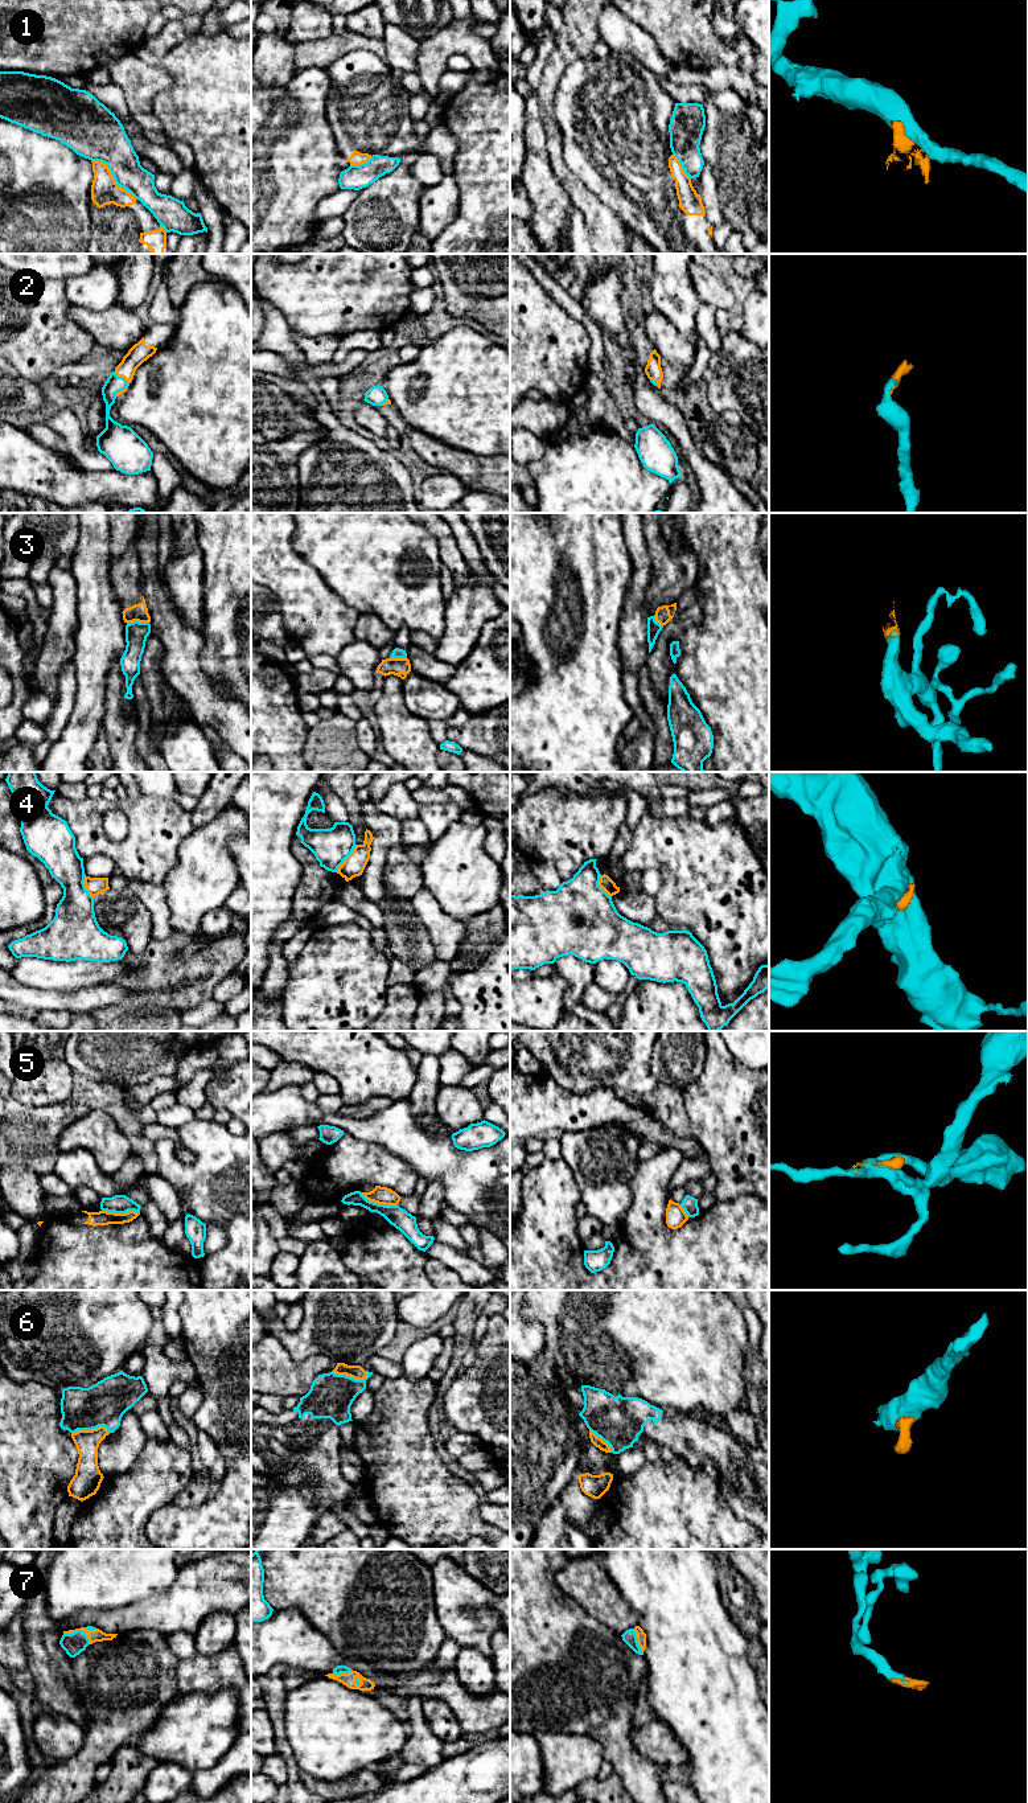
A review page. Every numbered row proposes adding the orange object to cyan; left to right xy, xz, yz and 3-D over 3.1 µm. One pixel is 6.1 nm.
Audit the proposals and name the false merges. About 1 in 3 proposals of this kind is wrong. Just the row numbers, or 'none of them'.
1, 4, 5

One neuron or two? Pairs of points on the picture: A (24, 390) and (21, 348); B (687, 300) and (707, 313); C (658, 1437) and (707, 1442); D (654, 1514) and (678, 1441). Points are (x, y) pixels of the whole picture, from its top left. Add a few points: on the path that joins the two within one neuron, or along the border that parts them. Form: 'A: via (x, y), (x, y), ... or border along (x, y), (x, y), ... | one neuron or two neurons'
A: border along (13, 365), (25, 378), (37, 383) | two neurons
B: border along (702, 303), (697, 313), (697, 335) | two neurons
C: via (670, 1437), (689, 1437), (695, 1441) | one neuron
D: border along (677, 1456), (693, 1467), (704, 1465) | two neurons

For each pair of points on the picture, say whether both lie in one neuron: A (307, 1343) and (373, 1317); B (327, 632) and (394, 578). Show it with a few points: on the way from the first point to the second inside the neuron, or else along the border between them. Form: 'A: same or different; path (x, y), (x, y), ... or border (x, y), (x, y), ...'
A: same; path (323, 1331), (342, 1317), (357, 1317)
B: different; border (332, 588), (360, 613)

